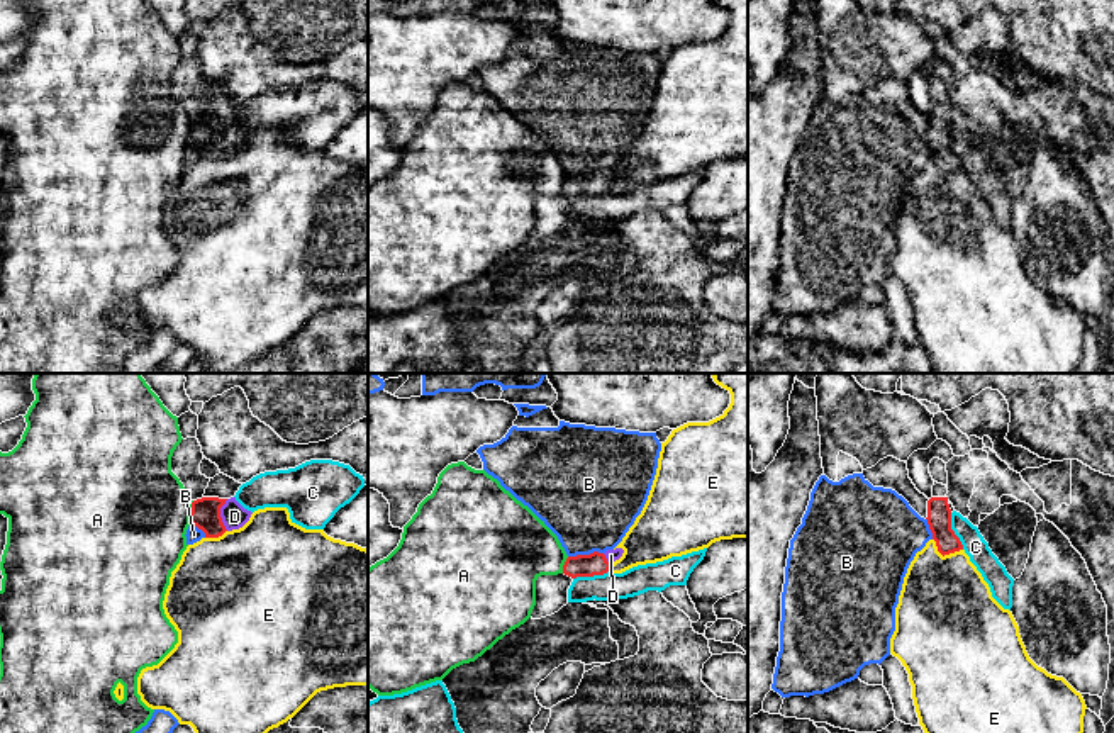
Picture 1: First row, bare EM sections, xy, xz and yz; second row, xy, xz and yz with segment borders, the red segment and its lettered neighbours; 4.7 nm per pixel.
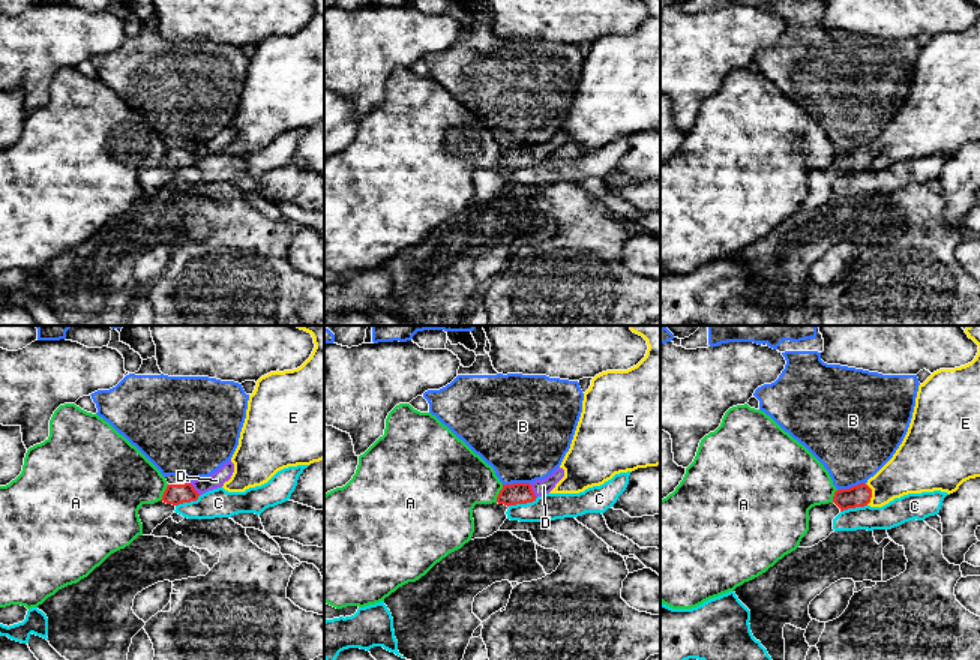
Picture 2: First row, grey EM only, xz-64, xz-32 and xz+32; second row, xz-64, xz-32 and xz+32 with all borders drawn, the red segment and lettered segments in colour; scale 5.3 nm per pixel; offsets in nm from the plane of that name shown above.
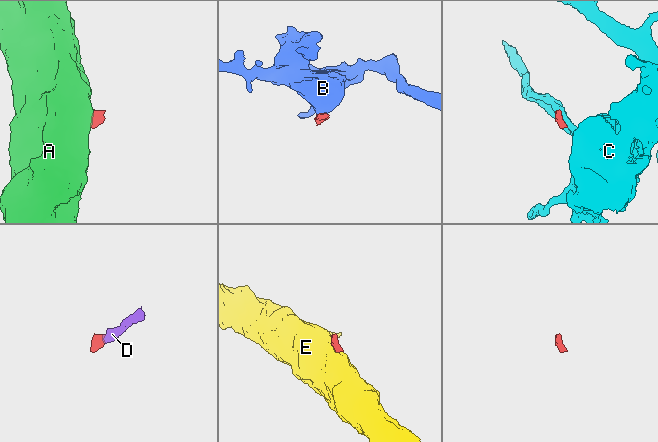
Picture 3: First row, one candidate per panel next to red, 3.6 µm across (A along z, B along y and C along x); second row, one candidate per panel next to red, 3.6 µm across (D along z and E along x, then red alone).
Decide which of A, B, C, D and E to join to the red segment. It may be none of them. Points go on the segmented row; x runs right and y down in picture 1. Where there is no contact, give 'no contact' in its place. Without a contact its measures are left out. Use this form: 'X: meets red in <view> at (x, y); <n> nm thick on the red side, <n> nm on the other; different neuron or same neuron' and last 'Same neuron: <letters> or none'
A: meets red in xy at (190, 513); 140 nm thick on the red side, 500 nm on the other; different neuron
B: meets red in xz at (585, 555); 110 nm thick on the red side, 440 nm on the other; different neuron
C: meets red in yz at (953, 531); 110 nm thick on the red side, 110 nm on the other; different neuron
D: meets red in xy at (219, 514); 140 nm thick on the red side, 120 nm on the other; same neuron
E: meets red in yz at (945, 553); 110 nm thick on the red side, 440 nm on the other; different neuron
Same neuron: D

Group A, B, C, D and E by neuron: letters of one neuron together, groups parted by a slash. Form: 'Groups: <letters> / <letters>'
Groups: A / B / C / D / E

